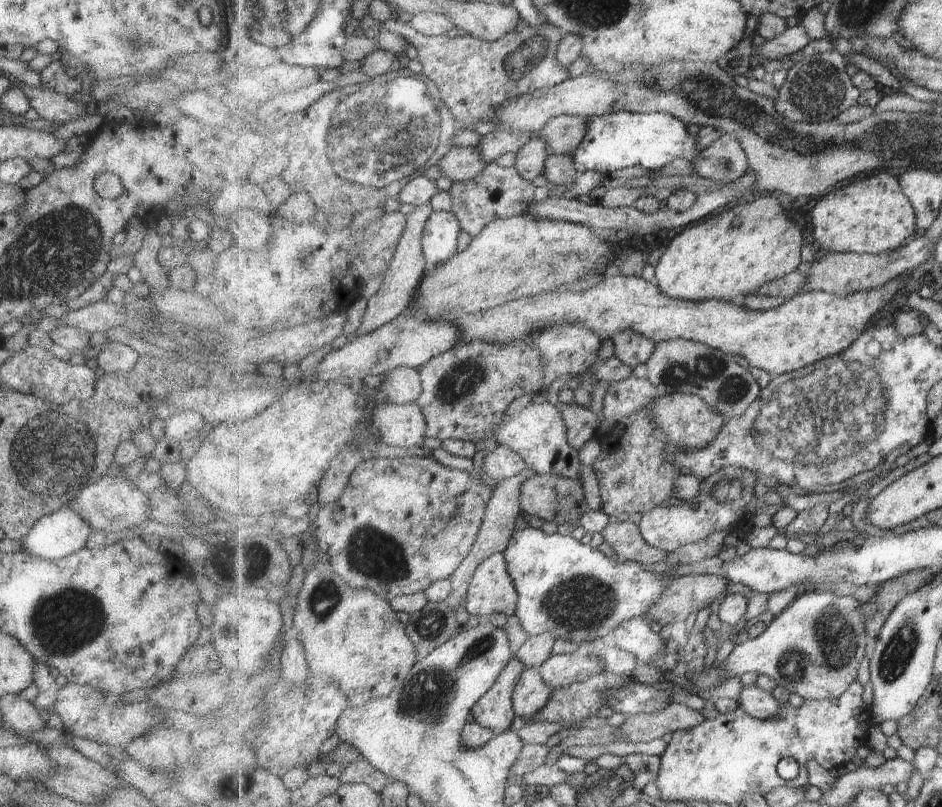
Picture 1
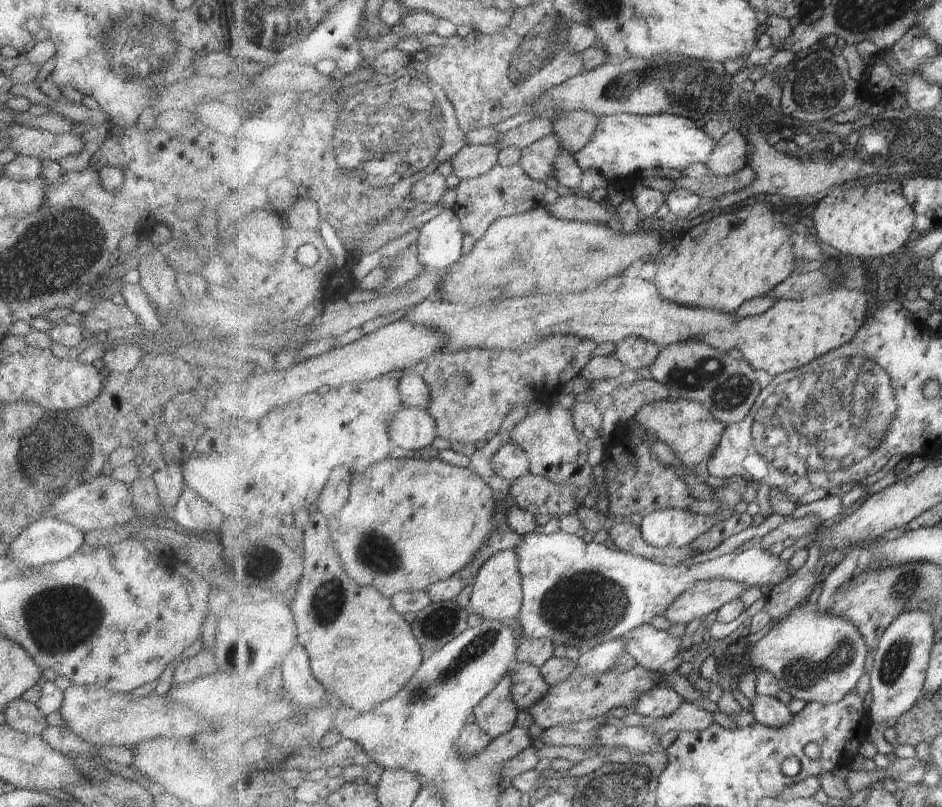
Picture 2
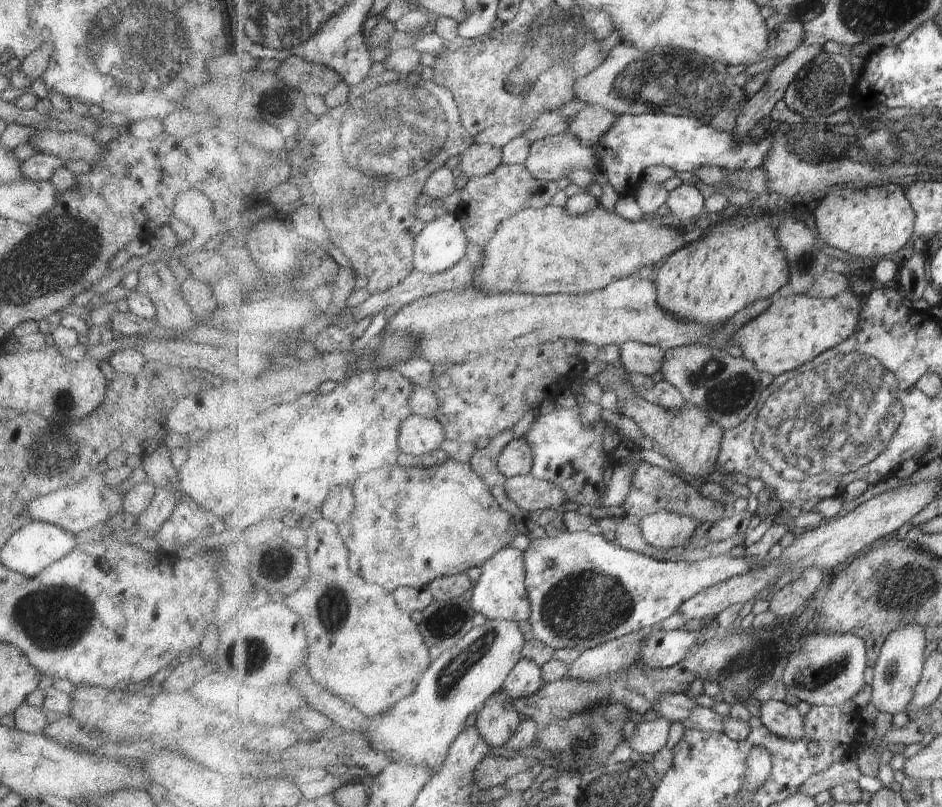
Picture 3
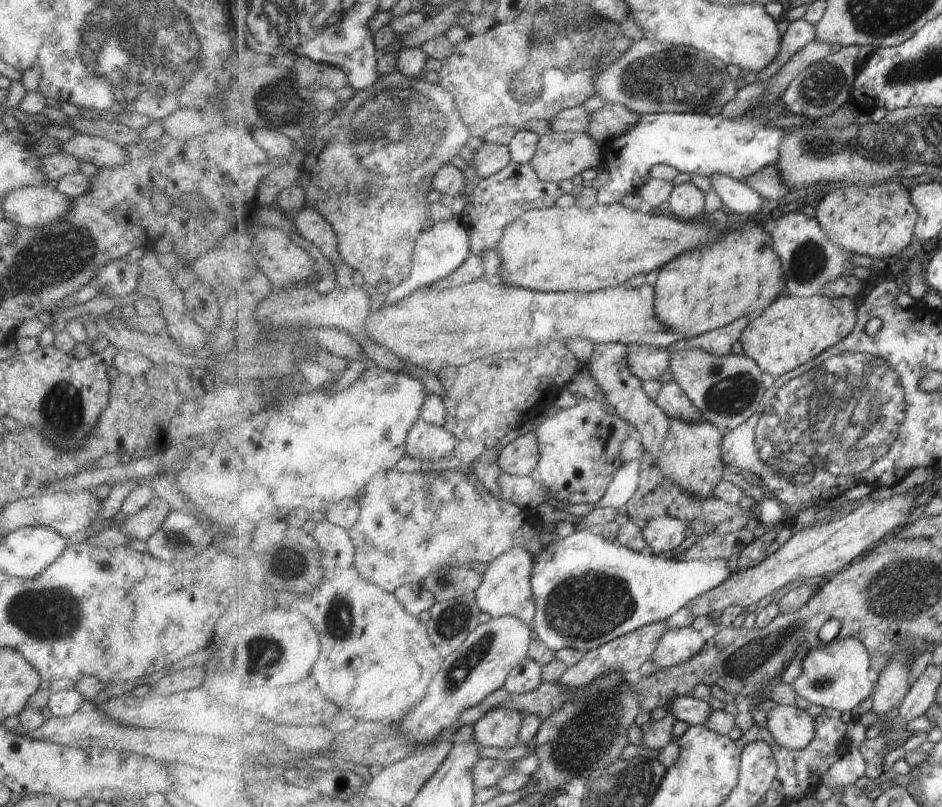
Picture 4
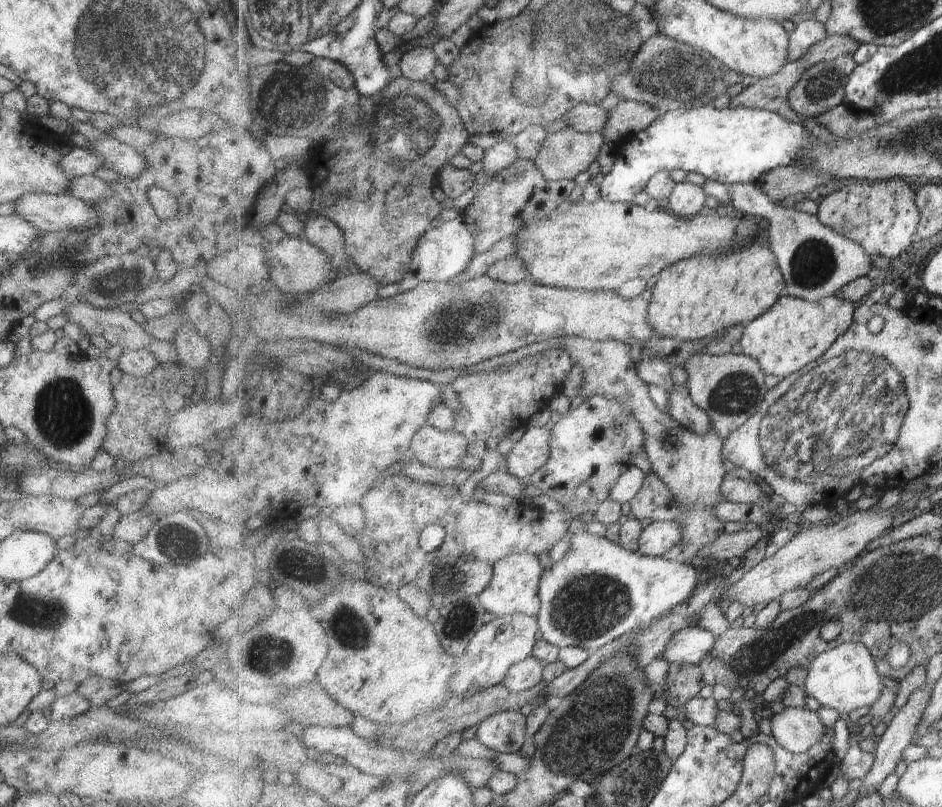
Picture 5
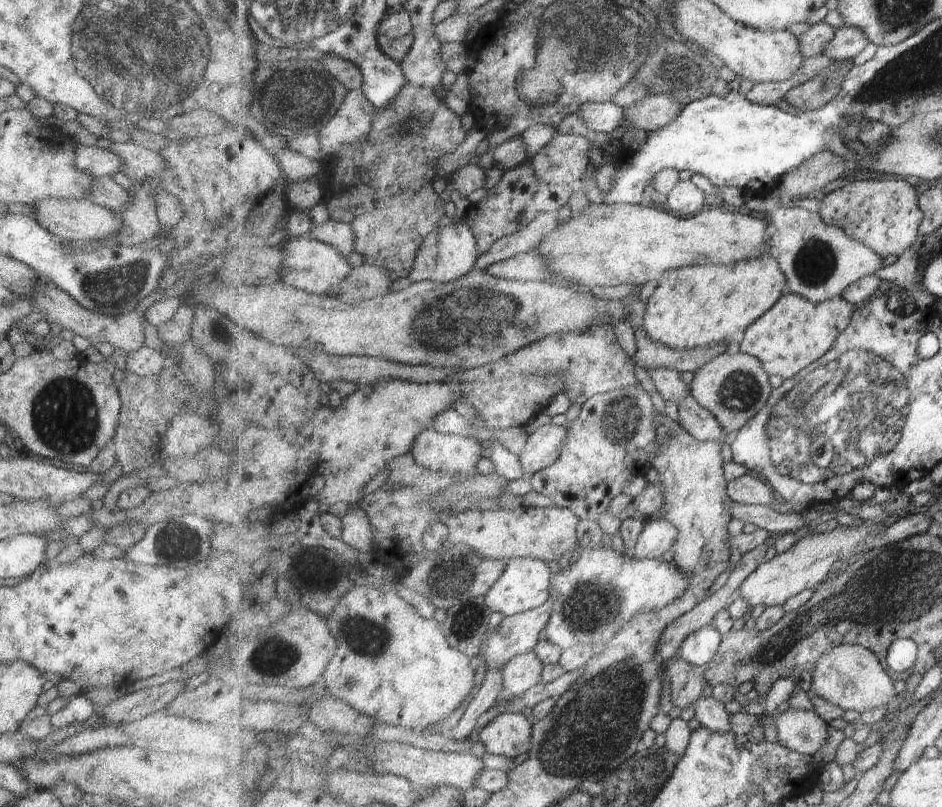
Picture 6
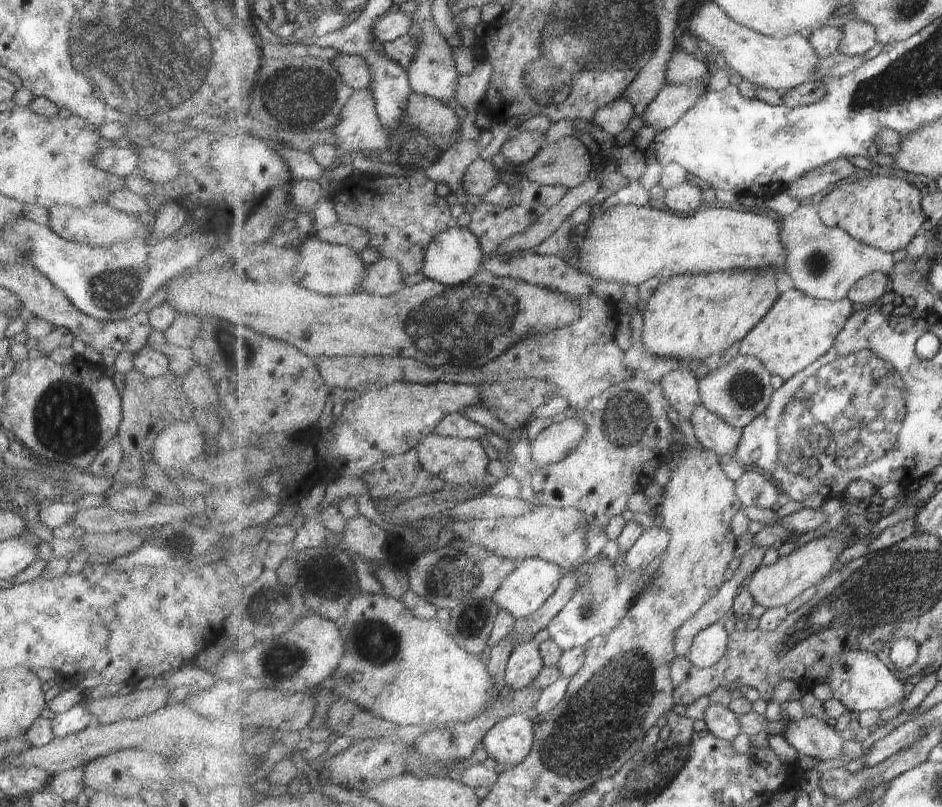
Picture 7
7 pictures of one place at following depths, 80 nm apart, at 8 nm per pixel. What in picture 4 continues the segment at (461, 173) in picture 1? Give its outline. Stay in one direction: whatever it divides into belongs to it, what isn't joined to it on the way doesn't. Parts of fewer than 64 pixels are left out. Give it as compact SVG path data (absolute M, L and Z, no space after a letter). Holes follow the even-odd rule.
M483 144L475 151L469 164L474 167L477 179L497 174L512 162L508 145Z

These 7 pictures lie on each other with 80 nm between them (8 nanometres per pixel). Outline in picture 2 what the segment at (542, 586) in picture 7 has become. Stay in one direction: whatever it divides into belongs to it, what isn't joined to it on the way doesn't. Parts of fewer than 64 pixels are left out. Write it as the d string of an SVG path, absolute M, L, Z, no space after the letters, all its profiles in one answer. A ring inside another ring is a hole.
M514 549L499 552L489 558L479 570L474 582L474 588L470 597L469 608L474 614L484 620L501 621L521 618L523 612L524 591L521 587L521 570L519 570L519 558Z

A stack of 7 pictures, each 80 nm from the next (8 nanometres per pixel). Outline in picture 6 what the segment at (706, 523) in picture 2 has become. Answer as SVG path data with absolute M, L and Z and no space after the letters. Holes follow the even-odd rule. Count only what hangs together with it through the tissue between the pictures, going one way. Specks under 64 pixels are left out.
M665 517L647 520L637 546L631 554L638 559L656 559L676 543L677 527Z

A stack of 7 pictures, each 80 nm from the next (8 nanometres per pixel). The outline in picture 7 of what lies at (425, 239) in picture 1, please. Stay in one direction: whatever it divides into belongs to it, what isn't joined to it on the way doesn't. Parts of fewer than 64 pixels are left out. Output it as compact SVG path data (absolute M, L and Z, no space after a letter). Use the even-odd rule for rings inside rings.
M457 224L440 232L427 246L422 264L422 274L427 279L443 283L444 285L455 286L466 283L479 267L483 265L482 258L484 250L481 248L479 239L470 227Z

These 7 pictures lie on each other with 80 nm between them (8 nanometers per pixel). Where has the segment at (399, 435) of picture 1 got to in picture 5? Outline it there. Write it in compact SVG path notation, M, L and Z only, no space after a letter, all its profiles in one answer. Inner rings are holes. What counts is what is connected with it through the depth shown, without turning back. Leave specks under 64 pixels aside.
M426 424L413 437L411 456L428 467L455 469L468 455L470 444L464 434L440 431Z

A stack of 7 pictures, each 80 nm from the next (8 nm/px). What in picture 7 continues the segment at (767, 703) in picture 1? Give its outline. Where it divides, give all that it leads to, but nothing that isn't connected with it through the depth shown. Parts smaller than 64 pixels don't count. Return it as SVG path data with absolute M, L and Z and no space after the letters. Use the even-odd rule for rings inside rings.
M803 716L791 721L784 737L802 755L837 758L843 754L845 740L837 734L835 727L817 717Z

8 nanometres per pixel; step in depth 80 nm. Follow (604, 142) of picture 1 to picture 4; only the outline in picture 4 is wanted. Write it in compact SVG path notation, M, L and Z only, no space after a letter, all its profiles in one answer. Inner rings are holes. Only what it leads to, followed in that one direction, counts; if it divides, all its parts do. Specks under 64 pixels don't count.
M689 112L645 113L628 131L601 147L610 177L598 189L598 202L602 205L619 203L623 196L639 192L650 179L655 164L667 164L689 175L726 174L738 181L766 166L774 166L780 161L780 148L788 135L780 128L768 126L769 122L763 126L762 118L749 119L745 114L731 120L721 114L711 117Z

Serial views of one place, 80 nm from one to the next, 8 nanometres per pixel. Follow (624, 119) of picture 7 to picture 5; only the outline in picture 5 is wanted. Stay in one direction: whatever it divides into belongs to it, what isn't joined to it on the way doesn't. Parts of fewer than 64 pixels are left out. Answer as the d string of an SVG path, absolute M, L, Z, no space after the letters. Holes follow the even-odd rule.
M581 103L566 114L569 128L582 133L601 133L608 123L610 111L593 103Z

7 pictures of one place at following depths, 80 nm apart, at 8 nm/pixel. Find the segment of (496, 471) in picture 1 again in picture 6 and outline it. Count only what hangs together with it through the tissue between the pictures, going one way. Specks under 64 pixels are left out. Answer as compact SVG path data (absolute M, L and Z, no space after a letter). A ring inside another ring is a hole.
M541 425L527 436L526 444L517 454L528 475L550 467L559 457L568 435L567 425Z

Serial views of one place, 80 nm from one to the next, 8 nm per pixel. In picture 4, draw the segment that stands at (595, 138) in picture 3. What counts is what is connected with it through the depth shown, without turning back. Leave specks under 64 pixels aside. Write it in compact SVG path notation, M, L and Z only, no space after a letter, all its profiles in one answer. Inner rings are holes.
M607 103L590 114L590 123L585 134L603 147L617 135L628 131L641 114L634 113L629 107Z

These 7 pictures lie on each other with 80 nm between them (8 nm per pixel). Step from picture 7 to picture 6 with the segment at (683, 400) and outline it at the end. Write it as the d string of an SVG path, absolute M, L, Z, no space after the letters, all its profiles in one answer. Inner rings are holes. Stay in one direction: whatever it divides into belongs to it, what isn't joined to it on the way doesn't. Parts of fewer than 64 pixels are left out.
M667 367L662 369L649 369L646 372L663 399L680 405L687 395L691 395L690 387L683 382L681 371L671 370Z

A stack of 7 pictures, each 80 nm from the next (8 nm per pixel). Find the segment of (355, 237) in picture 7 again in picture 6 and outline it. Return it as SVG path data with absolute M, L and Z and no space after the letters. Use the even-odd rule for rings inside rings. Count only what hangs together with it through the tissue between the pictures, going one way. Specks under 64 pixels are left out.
M329 218L325 223L315 224L311 238L337 249L344 257L356 250L355 231L351 225Z

